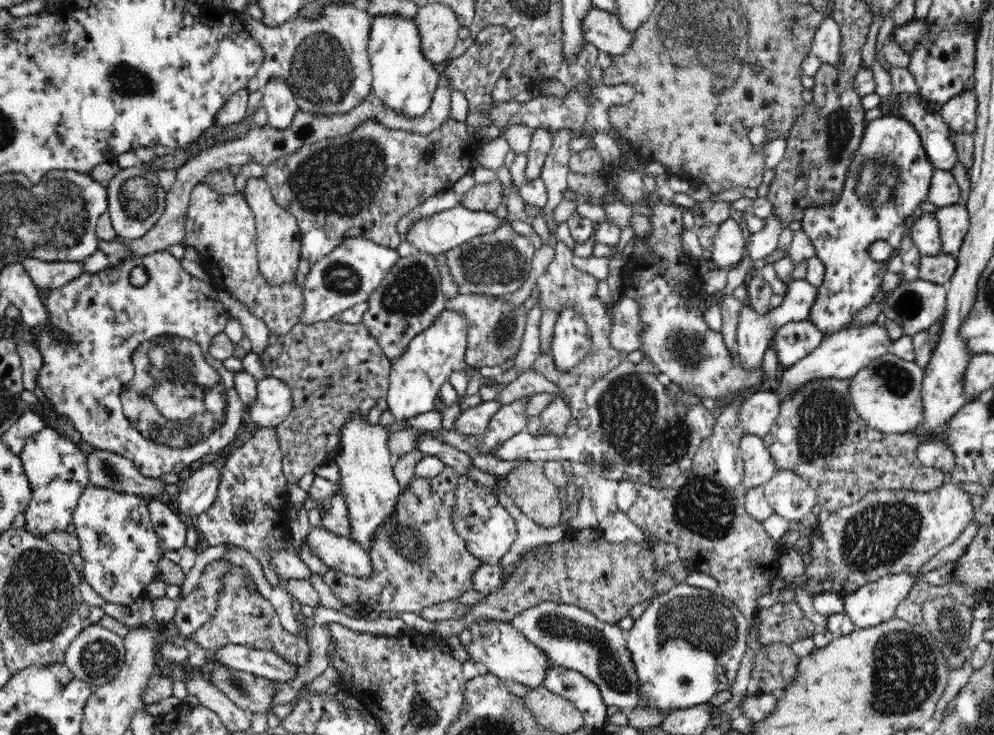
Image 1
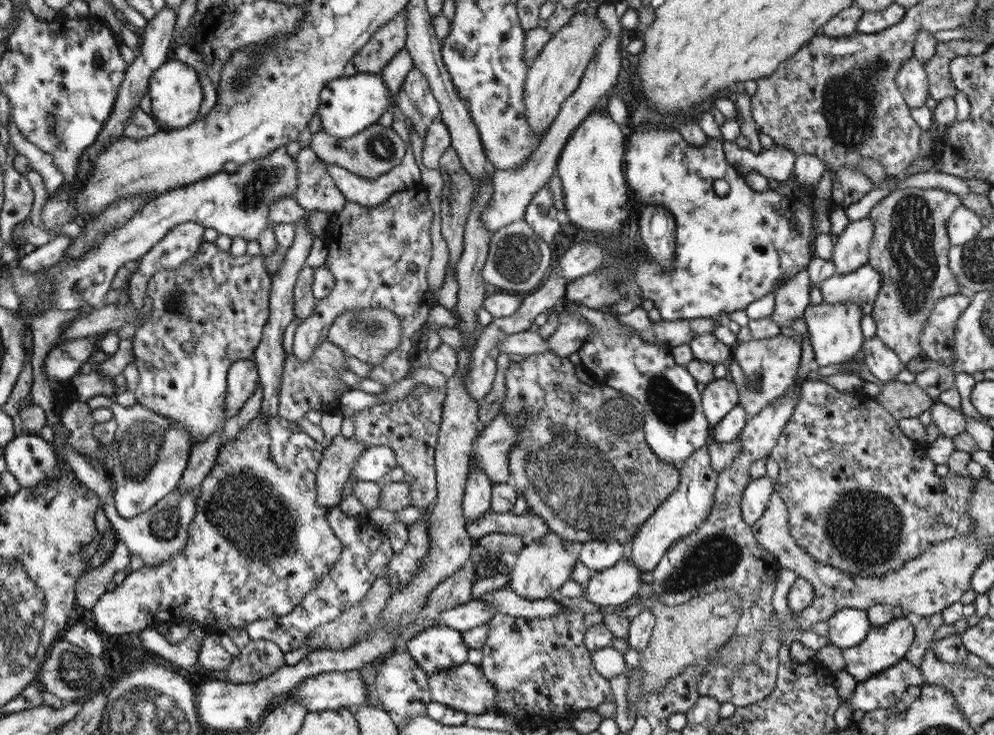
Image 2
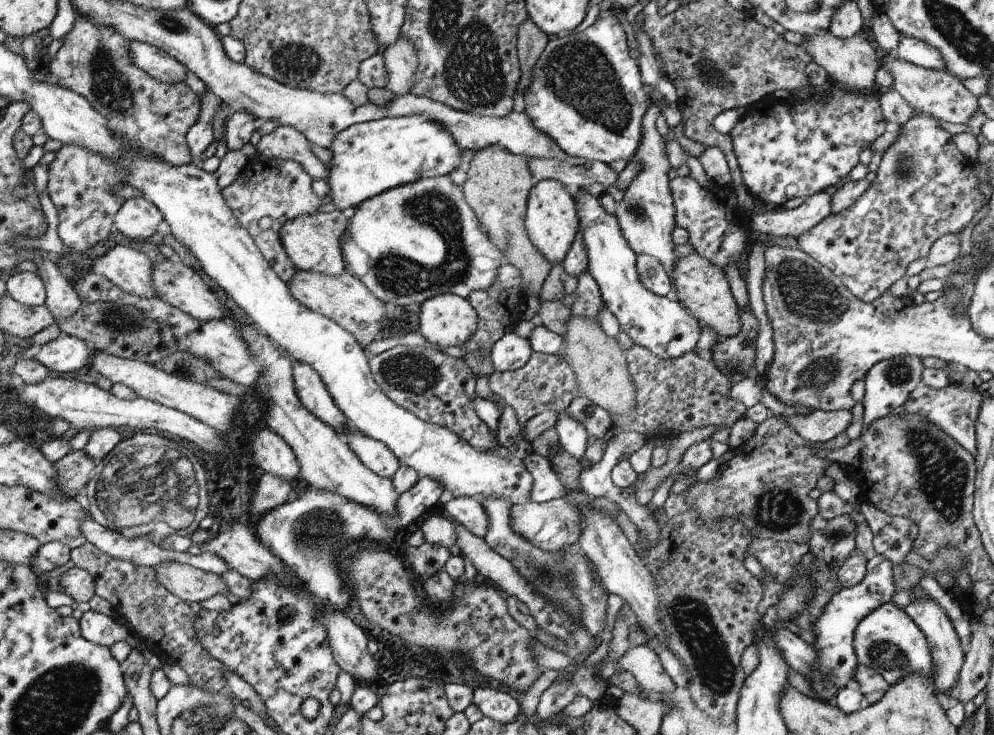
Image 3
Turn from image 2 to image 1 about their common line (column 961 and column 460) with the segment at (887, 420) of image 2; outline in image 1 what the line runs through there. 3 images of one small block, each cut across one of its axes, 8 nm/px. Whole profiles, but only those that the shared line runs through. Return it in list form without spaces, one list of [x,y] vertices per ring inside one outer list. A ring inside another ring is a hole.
[[[460,475],[455,490],[452,525],[464,539],[466,548],[482,561],[482,564],[500,563],[517,539],[517,525],[510,511],[501,505],[498,498],[485,486],[480,486],[466,475]]]

